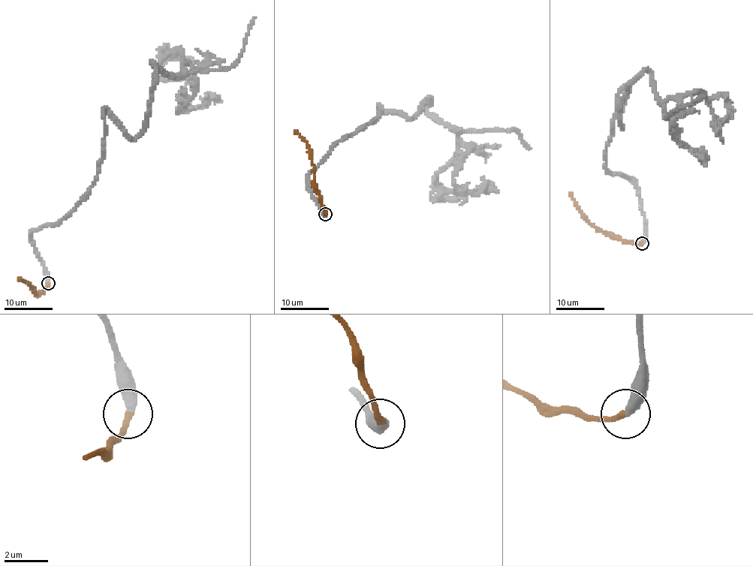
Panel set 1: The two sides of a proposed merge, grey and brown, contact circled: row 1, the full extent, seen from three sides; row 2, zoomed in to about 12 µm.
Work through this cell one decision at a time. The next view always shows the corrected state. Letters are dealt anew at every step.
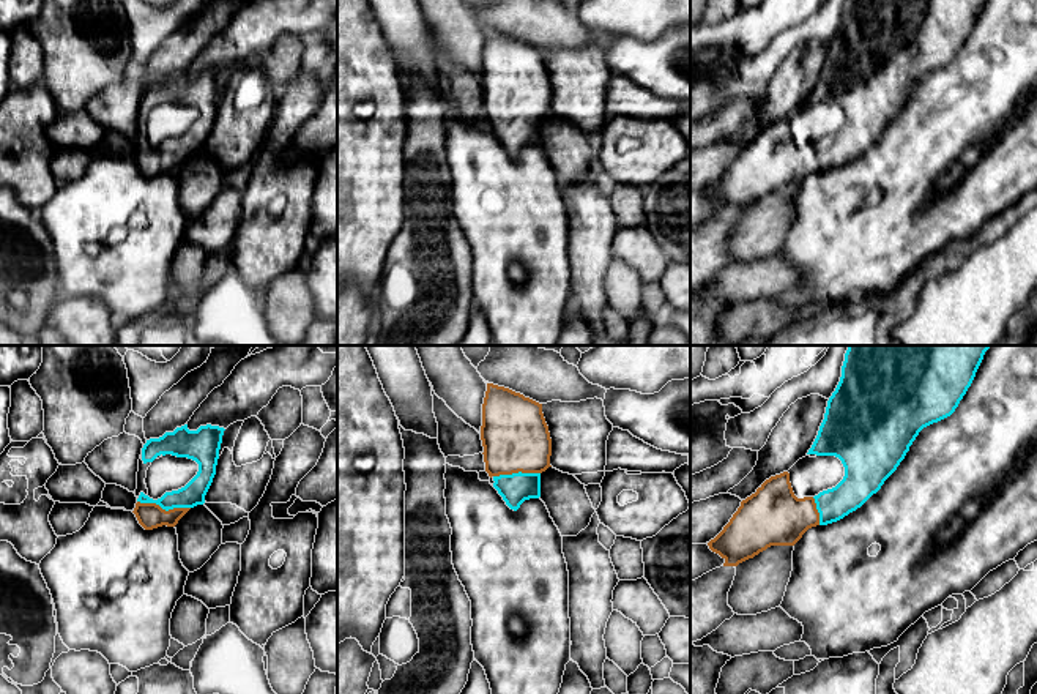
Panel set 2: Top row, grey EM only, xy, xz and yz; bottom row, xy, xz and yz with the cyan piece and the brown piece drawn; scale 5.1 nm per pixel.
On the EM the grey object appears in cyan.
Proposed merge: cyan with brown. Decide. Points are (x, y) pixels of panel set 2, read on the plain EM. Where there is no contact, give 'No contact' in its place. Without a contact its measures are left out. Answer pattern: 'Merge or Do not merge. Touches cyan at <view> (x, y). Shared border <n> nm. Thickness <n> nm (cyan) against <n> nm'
Merge. Touches cyan at xy (164, 155). Shared border 280 nm. Thickness 120 nm (cyan) against 130 nm

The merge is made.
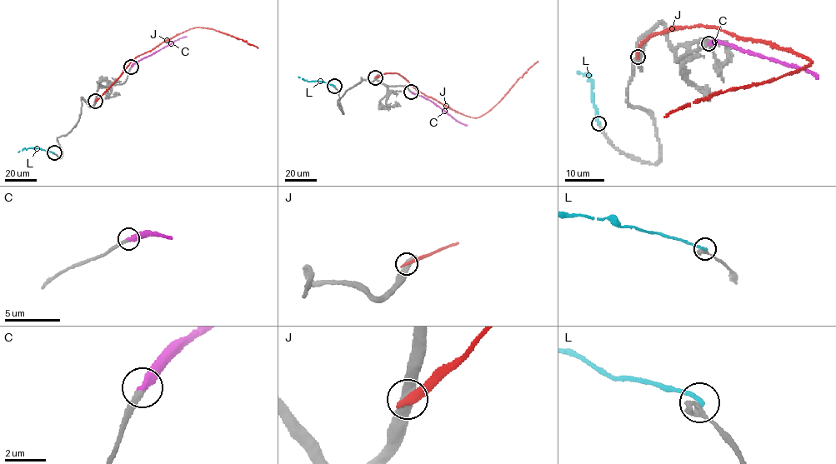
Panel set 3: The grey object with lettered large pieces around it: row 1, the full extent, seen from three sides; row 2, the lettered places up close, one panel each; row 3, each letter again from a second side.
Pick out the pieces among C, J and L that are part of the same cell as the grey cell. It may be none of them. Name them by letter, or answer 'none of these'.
C

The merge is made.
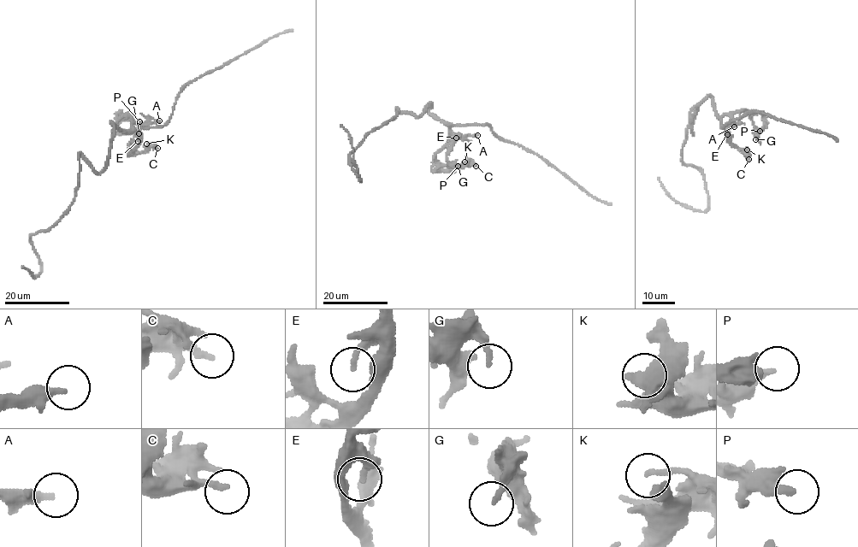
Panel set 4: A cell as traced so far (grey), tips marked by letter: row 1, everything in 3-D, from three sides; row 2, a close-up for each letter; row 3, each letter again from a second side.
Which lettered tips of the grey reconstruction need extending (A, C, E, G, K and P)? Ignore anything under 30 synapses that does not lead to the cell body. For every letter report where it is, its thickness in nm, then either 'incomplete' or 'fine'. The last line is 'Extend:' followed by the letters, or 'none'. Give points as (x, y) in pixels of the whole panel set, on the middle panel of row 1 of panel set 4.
A: place (477, 135); calibre 300 nm; incomplete
C: place (476, 166); calibre 200 nm; fine
E: place (456, 138); calibre 180 nm; fine
G: place (458, 166); calibre 180 nm; fine
K: place (464, 161); calibre 160 nm; fine
P: place (458, 166); calibre 240 nm; fine
Extend: A

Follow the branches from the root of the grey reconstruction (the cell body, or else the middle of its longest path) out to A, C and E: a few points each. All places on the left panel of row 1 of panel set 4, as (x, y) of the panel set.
A: (108, 155), (113, 133), (111, 122), (118, 128), (129, 131), (135, 123), (148, 126), (159, 120)
C: (108, 155), (111, 122), (127, 131), (132, 129), (132, 124), (138, 126), (139, 144), (127, 155), (157, 148)
E: (108, 155), (113, 133), (111, 122), (127, 131), (131, 130), (132, 124), (135, 123), (139, 134), (138, 141)

